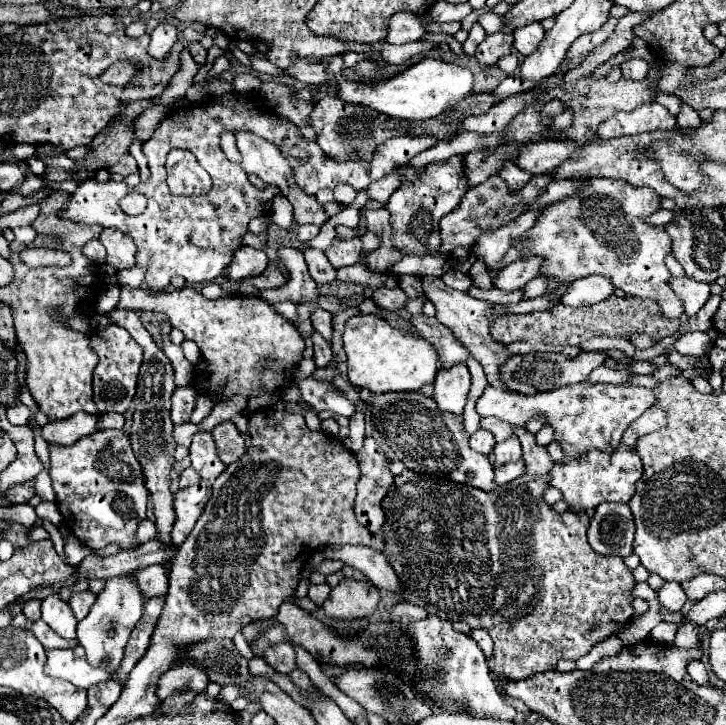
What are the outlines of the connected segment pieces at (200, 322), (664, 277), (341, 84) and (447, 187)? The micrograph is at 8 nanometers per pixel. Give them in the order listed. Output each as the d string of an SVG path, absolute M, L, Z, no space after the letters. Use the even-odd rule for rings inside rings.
M184 286L174 292L160 292L156 296L142 288L122 288L118 306L134 310L154 310L168 316L170 324L178 328L186 340L198 344L200 354L206 358L206 370L202 376L196 376L196 380L202 388L214 392L218 398L230 396L230 390L234 394L250 398L266 390L286 388L292 382L294 366L302 358L302 334L296 330L292 322L278 314L260 296L230 294L224 298L208 300L192 286ZM262 358L274 358L276 366L272 370L258 370L256 366Z
M590 178L574 198L560 200L546 208L536 226L518 238L530 240L524 244L522 258L544 258L540 272L552 278L548 292L552 292L560 282L602 274L628 296L654 300L664 318L676 320L684 314L684 304L670 286L672 274L664 262L670 254L668 234L664 228L654 228L642 222L656 208L660 208L660 196L650 188L632 188L622 180Z
M424 58L422 62L410 66L402 74L380 82L376 86L366 86L352 82L344 78L340 72L336 74L338 82L338 96L348 102L360 102L366 104L378 112L384 112L386 116L396 116L402 120L430 120L436 116L442 116L448 112L450 102L464 100L474 92L474 76L468 68L462 68L458 64L450 64L444 60L434 60L434 58Z
M454 154L448 160L432 162L420 170L420 178L416 182L402 184L388 200L386 210L390 212L390 224L392 224L392 242L396 248L404 248L406 254L426 254L440 244L438 236L438 222L442 216L452 212L464 192L468 190L468 178L464 174L464 154Z

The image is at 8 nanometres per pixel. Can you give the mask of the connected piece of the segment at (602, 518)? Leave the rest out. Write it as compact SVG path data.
M602 502L596 508L594 518L590 520L588 528L588 544L604 556L622 556L622 550L632 550L634 540L634 518L628 504L614 504L614 502Z

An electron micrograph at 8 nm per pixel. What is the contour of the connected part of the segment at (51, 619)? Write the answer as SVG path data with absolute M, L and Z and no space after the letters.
M50 594L42 600L42 620L62 638L76 638L78 620L72 616L68 602L62 602L58 594Z

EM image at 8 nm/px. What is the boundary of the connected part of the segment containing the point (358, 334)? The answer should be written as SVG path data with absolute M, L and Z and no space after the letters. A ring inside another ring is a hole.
M358 314L346 322L344 352L348 380L358 388L370 388L374 394L418 392L424 384L434 382L438 372L438 352L426 338L400 332L384 318L372 314Z

